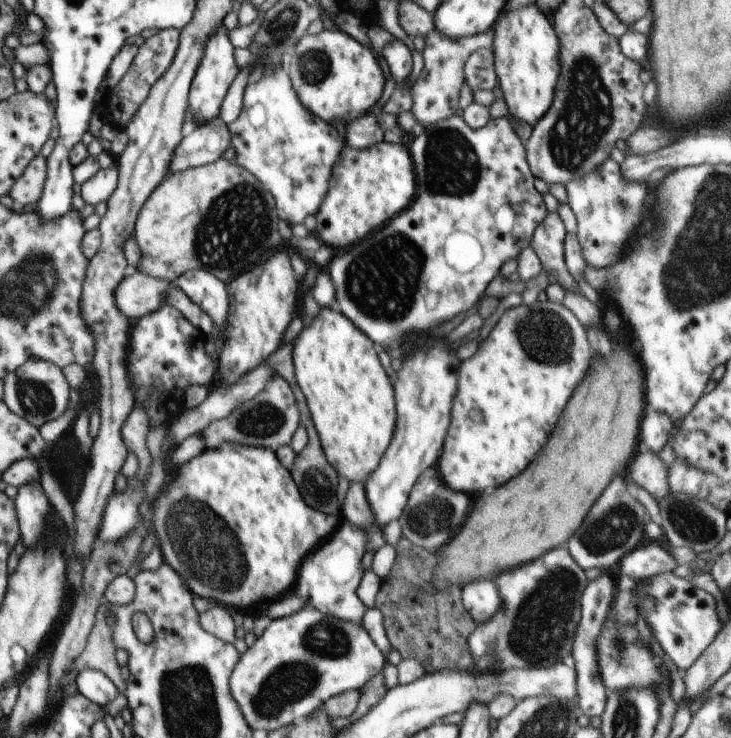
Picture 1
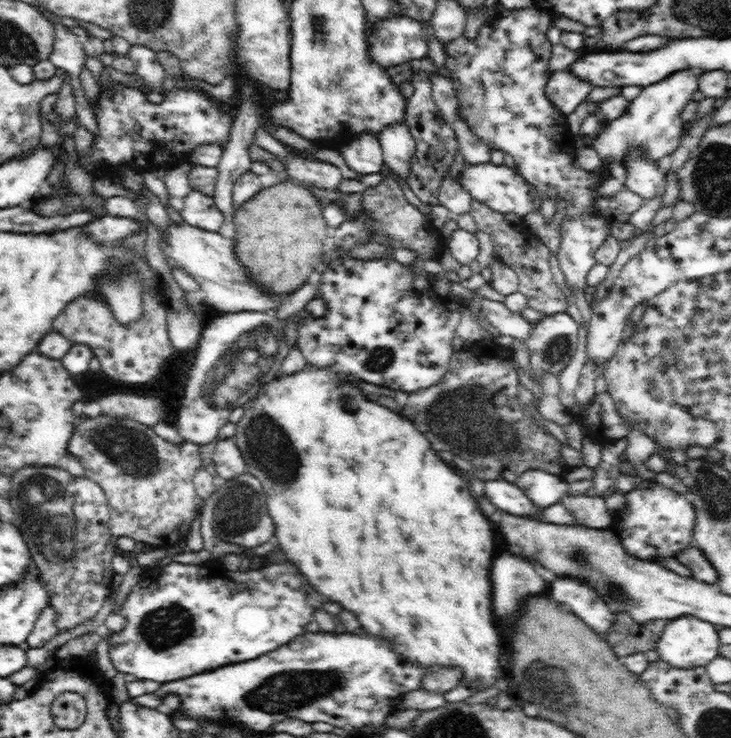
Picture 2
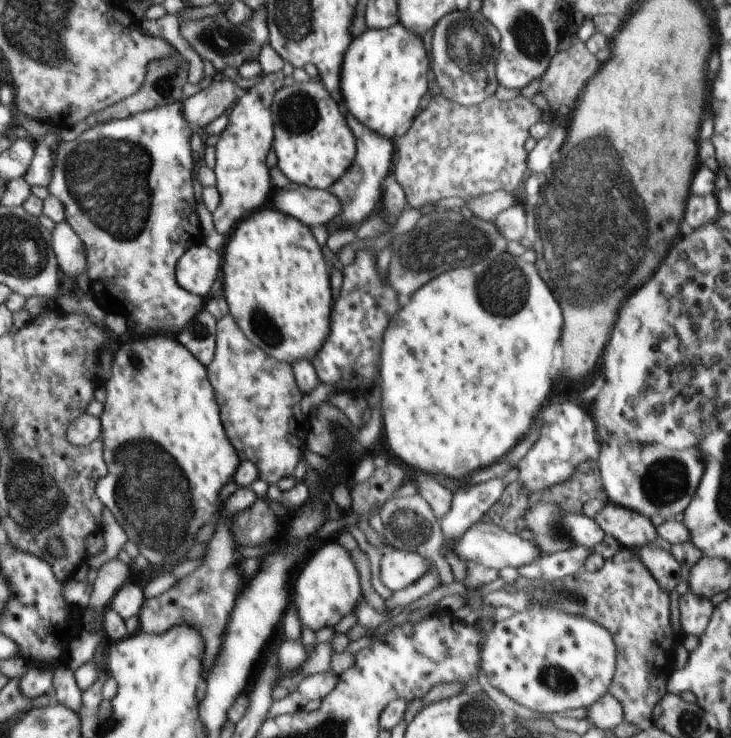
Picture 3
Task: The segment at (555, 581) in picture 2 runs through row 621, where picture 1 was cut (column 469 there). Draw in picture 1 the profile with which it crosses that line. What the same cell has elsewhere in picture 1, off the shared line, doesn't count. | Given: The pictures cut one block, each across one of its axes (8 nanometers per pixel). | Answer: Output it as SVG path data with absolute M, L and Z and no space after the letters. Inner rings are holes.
M478 580L461 587L464 608L474 619L476 626L488 624L488 620L502 608L500 594L492 580Z

